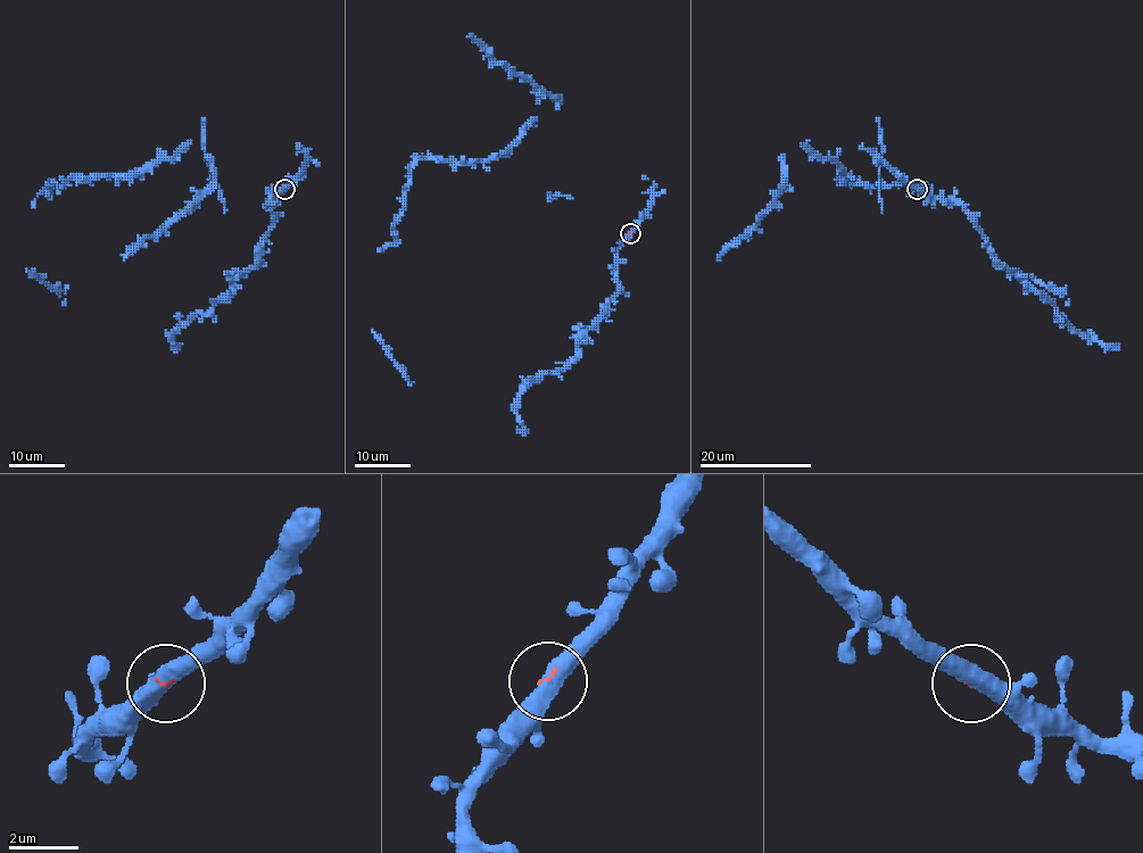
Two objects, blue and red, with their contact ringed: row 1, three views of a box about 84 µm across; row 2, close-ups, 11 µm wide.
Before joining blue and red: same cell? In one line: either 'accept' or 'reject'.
accept

